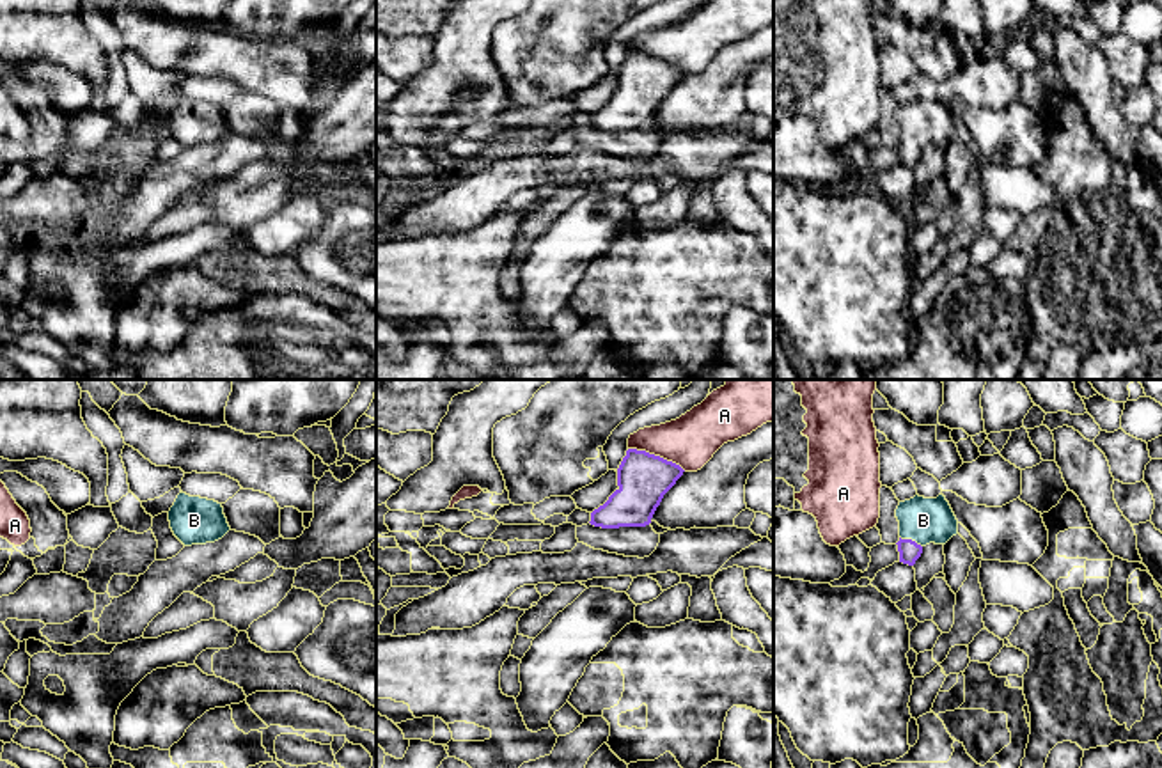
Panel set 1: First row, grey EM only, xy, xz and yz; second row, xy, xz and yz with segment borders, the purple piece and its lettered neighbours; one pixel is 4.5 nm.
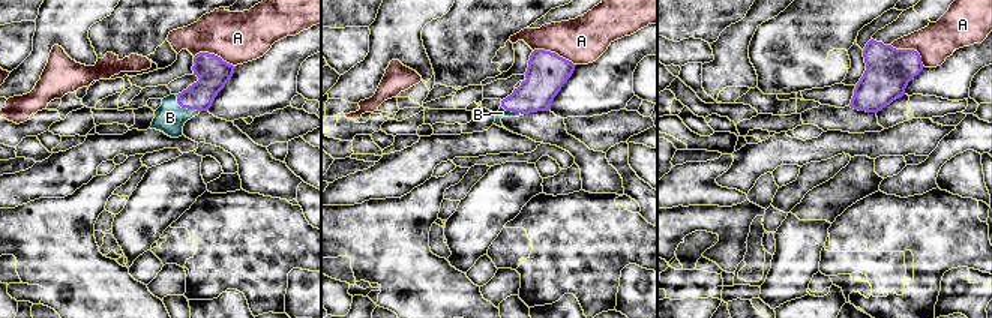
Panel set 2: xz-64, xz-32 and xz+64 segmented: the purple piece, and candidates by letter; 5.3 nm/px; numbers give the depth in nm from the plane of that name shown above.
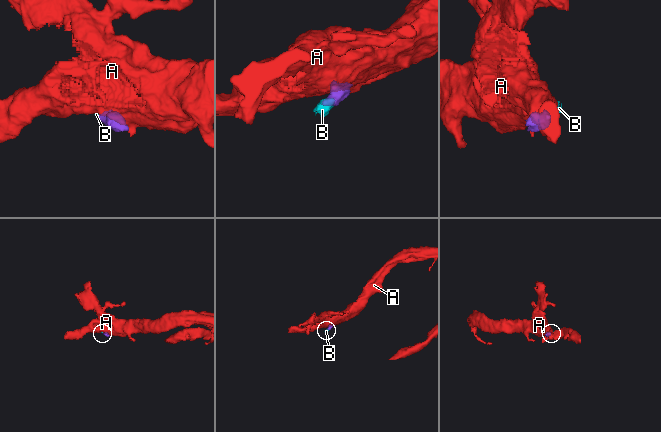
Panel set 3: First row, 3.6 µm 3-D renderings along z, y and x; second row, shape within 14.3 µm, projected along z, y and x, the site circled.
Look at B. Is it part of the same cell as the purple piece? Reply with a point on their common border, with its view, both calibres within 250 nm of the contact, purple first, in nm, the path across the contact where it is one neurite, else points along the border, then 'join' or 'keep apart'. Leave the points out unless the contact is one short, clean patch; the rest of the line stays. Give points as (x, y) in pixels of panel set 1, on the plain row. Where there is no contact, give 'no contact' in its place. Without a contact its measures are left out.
contact yz (910, 142); calibres 100 and 200 nm; way yz (909, 153), (910, 142), (923, 123); join

